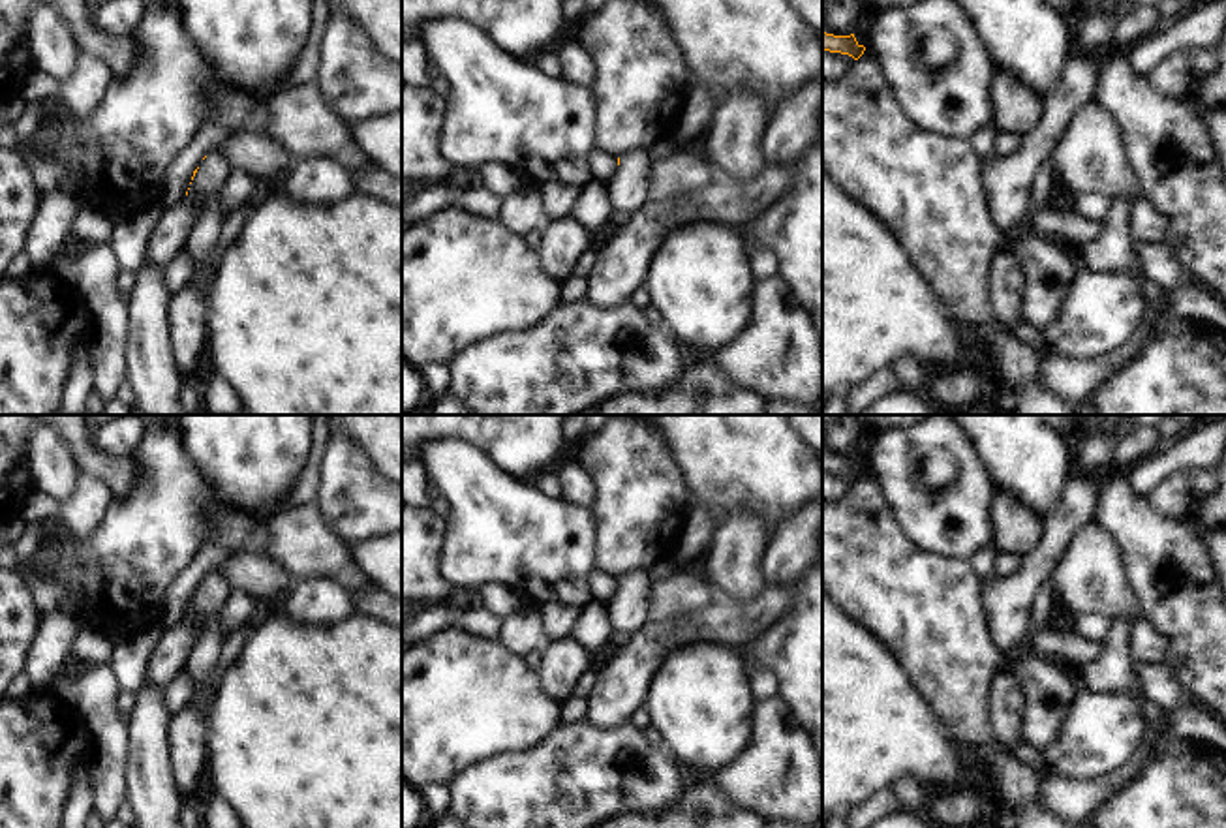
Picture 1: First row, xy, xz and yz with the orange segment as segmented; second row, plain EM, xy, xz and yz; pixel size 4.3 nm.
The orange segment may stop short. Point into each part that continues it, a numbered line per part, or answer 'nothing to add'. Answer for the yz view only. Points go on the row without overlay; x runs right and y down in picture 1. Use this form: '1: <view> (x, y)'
nothing to add

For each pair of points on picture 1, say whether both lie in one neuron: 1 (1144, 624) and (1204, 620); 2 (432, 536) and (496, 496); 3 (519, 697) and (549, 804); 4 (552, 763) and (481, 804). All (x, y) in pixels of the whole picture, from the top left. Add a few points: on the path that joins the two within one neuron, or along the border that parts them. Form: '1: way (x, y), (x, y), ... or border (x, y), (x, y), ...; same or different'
1: border (1144, 611), (1166, 641), (1164, 663); different
2: border (449, 519), (449, 537), (440, 567); different
3: border (562, 723), (541, 744), (490, 759); different
4: way (536, 780), (515, 800), (498, 800); same

